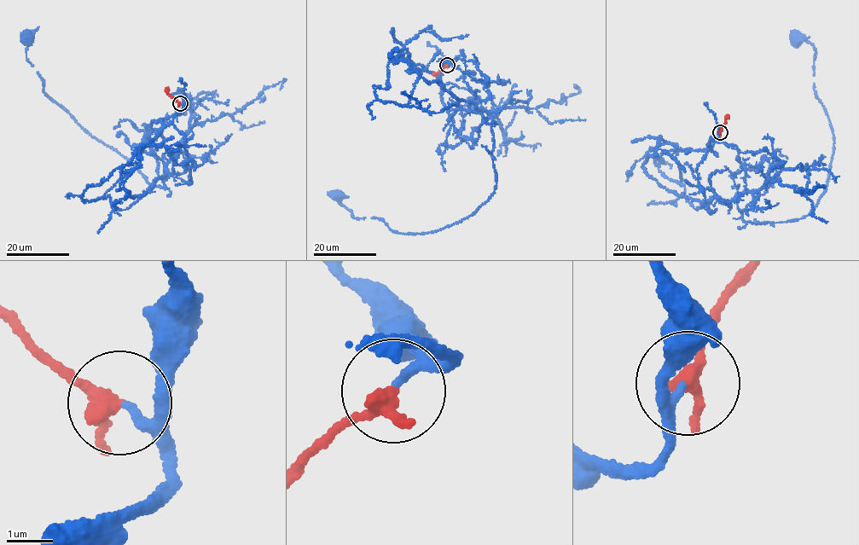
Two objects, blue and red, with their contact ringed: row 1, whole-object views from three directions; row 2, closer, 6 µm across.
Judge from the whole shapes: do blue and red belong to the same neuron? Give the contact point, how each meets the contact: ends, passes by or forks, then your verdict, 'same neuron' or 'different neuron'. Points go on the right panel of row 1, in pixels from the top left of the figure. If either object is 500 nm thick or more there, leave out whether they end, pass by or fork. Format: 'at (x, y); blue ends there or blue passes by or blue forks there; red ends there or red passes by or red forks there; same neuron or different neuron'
at (720, 132); blue passes by; red passes by; same neuron

